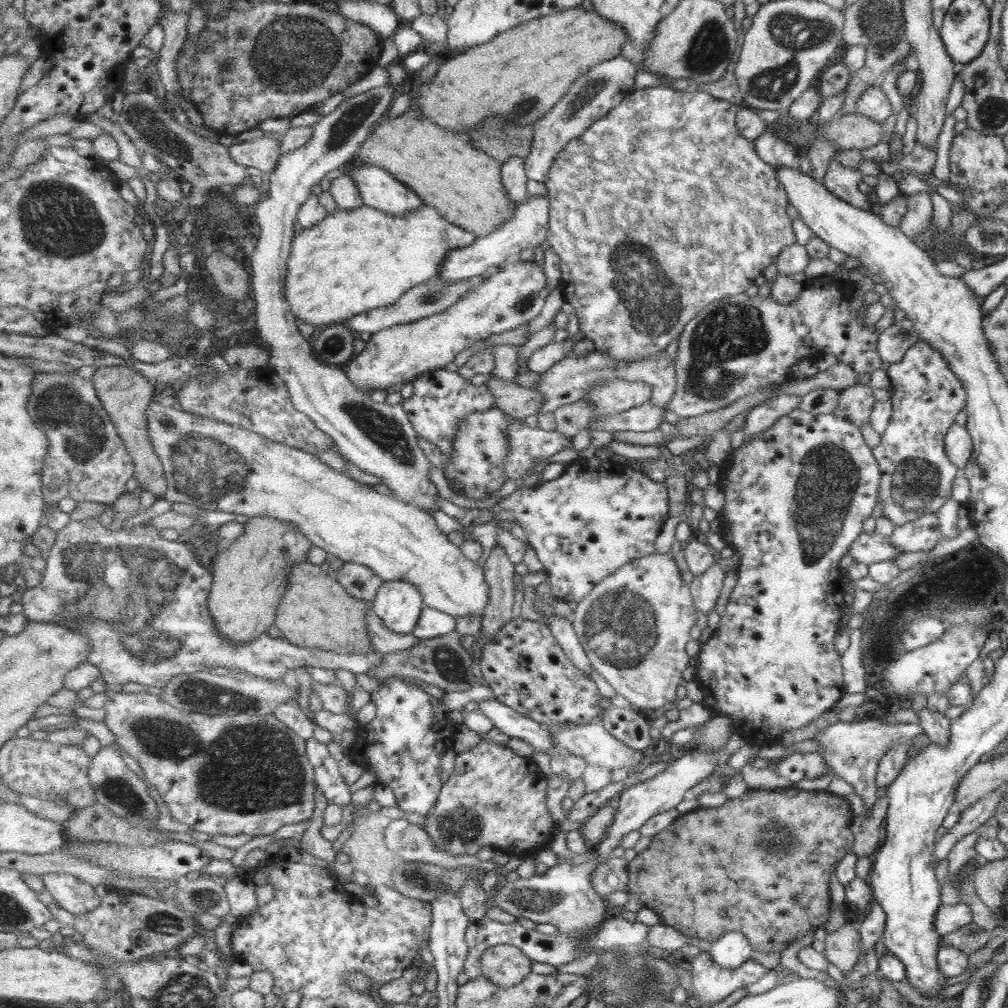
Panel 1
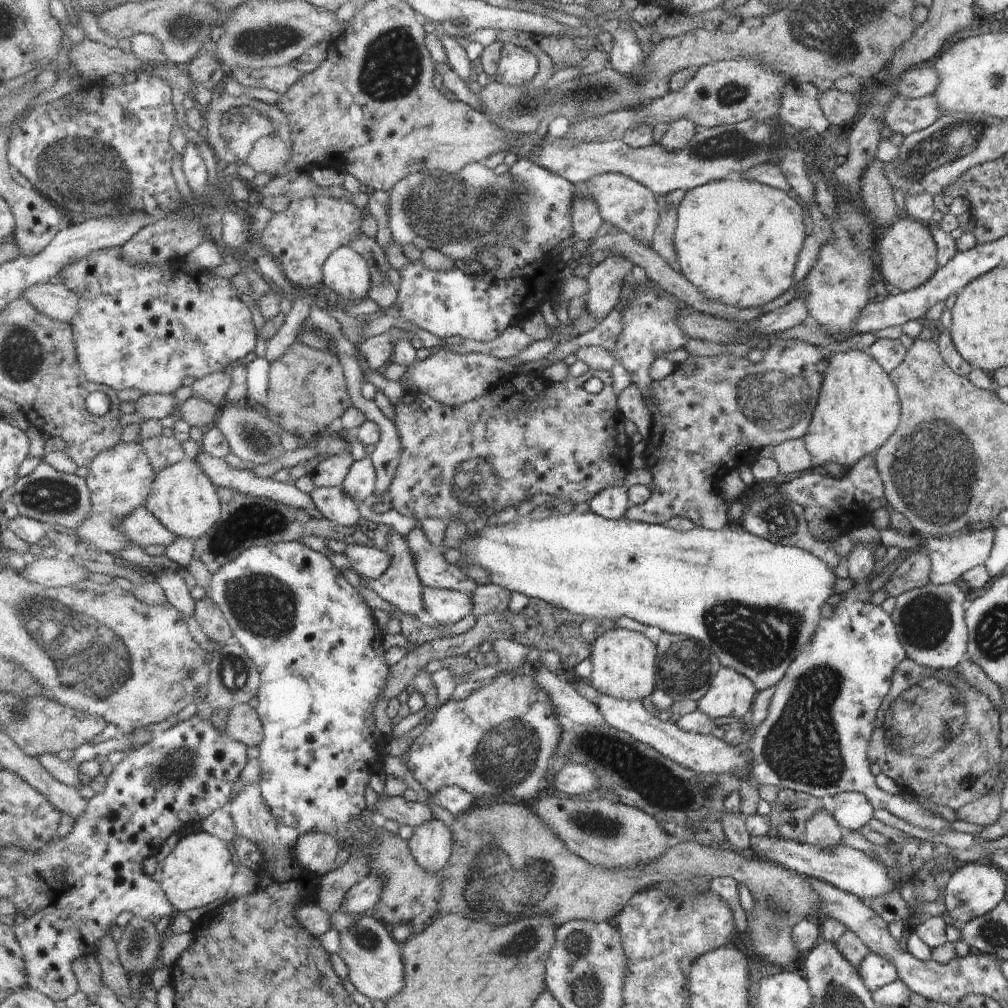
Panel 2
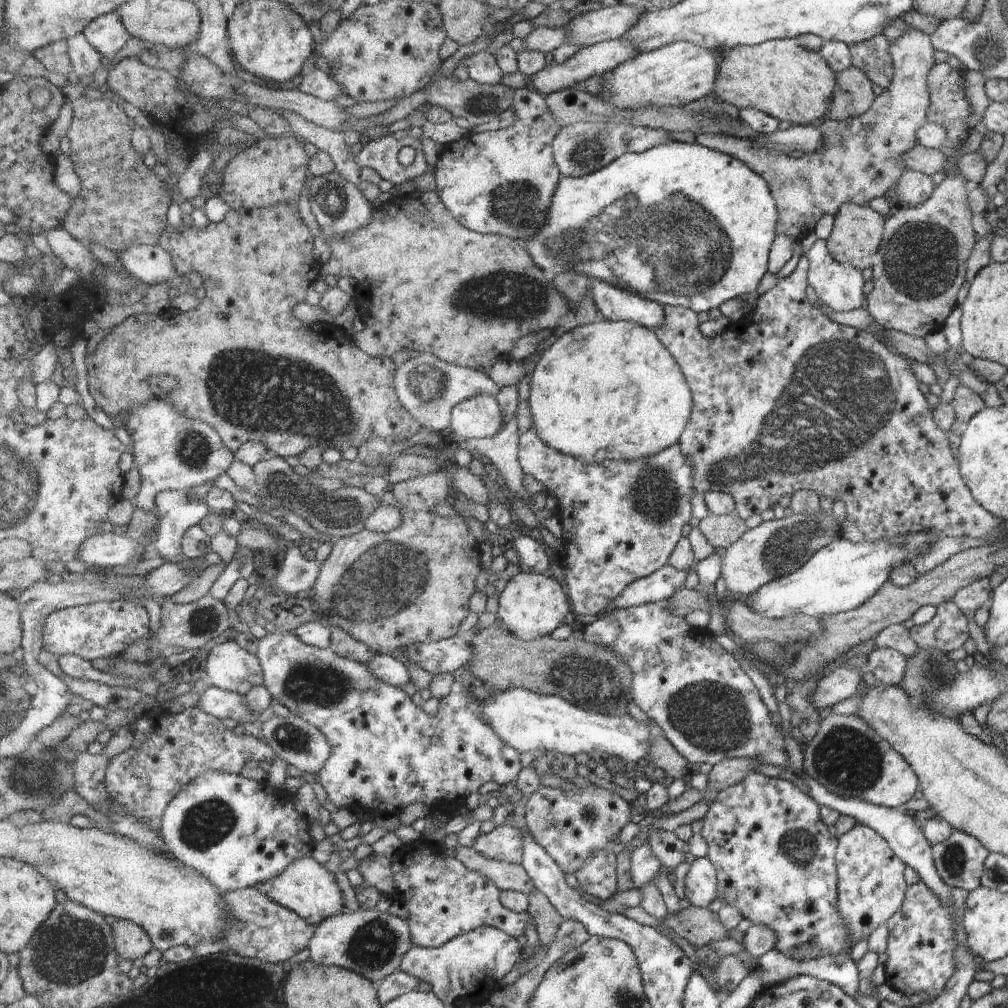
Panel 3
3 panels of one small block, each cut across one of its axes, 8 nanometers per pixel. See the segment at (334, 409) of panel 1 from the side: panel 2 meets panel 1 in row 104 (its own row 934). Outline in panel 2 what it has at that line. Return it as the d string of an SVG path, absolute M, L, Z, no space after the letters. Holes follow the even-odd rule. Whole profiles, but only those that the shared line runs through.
M363 915L347 931L339 934L339 956L348 968L348 980L356 990L369 999L381 1000L385 1005L405 986L405 963L402 947L393 939L390 927L375 916Z

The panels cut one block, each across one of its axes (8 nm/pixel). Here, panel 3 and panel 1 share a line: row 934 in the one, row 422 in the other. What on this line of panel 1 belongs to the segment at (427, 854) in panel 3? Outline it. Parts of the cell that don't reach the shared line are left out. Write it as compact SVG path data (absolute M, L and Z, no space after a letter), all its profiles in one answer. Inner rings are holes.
M435 369L423 372L411 384L414 387L413 394L404 400L402 407L406 410L411 424L414 425L419 436L434 443L449 460L454 455L454 442L457 439L459 429L470 416L481 412L489 412L497 407L497 399L487 387L487 383L481 386L473 386L467 378L459 372ZM507 415L510 428L510 454L505 463L505 472L511 481L523 476L528 470L537 466L541 460L551 458L553 454L571 446L571 438L558 430L533 428L523 421Z

